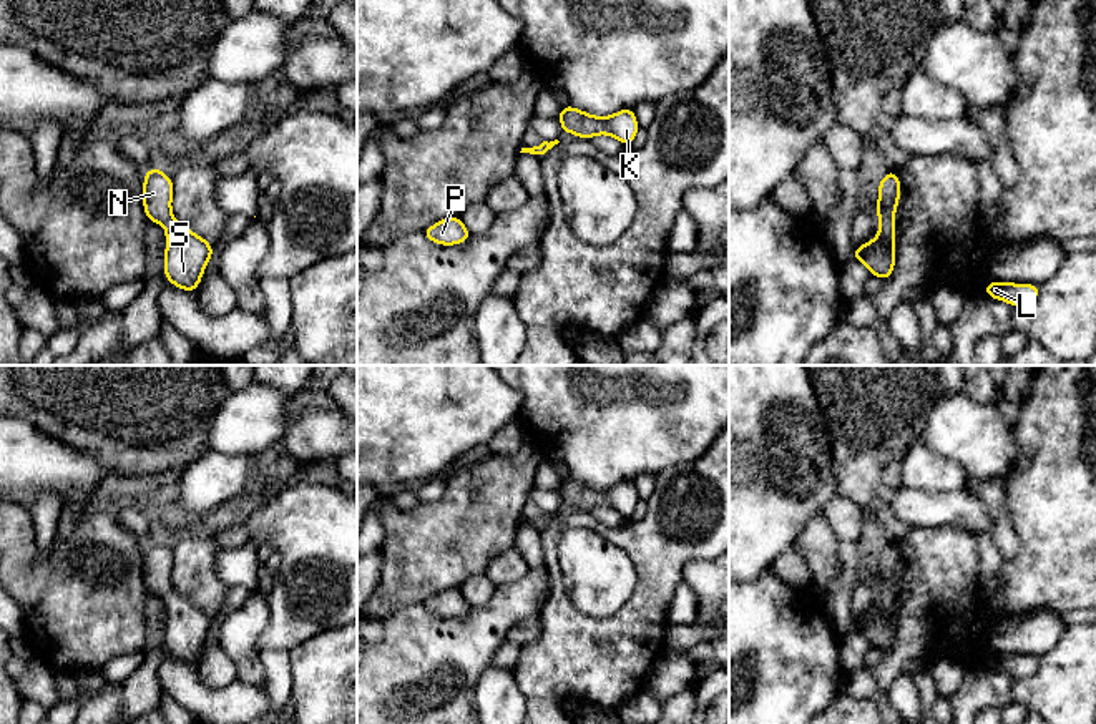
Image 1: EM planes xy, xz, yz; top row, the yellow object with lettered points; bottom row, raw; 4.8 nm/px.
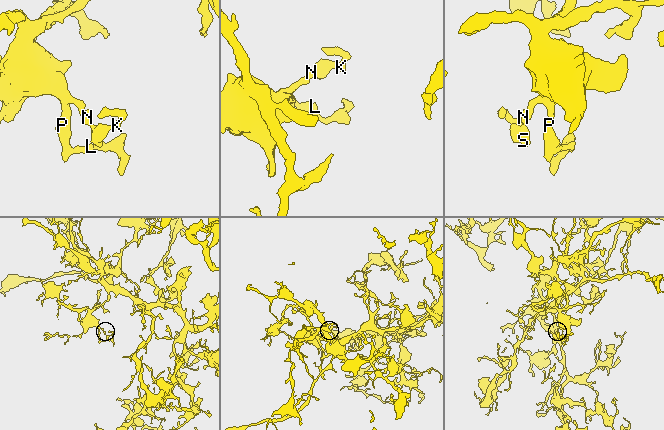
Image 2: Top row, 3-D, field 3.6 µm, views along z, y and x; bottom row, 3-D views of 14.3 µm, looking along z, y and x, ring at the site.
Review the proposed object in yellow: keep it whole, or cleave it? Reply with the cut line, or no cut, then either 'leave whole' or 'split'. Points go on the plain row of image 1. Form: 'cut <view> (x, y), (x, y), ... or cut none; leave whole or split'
cut none; leave whole

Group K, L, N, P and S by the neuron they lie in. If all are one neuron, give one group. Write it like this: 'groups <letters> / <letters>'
groups K L N P S

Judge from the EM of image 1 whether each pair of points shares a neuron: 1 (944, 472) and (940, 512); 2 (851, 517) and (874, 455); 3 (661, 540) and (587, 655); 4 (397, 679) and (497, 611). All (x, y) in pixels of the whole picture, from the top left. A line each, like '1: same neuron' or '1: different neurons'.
1: different neurons
2: different neurons
3: same neuron
4: same neuron

